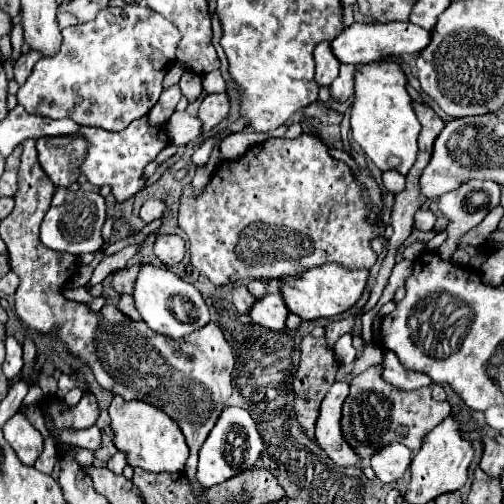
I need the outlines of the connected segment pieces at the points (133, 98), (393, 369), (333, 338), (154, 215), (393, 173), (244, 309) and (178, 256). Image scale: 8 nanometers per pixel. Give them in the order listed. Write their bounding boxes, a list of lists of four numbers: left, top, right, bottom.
[[17,4,181,130],[383,350,431,390],[325,318,353,348],[139,198,165,224],[383,170,405,194],[233,286,255,314],[155,234,185,266]]

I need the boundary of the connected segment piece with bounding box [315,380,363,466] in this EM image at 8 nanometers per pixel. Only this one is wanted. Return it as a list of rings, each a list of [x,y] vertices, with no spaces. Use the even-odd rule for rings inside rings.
[[[337,380],[329,394],[323,398],[317,426],[315,426],[315,438],[317,444],[329,454],[329,458],[337,466],[363,466],[363,460],[349,448],[349,444],[341,436],[341,404],[349,394],[349,384],[343,380]]]

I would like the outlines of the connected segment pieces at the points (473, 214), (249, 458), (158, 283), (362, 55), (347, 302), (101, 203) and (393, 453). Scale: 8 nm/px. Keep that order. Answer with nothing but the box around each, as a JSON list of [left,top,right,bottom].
[[439,180,501,246],[197,408,263,488],[133,264,211,338],[331,22,431,64],[281,264,369,320],[41,186,107,256],[371,442,413,482]]

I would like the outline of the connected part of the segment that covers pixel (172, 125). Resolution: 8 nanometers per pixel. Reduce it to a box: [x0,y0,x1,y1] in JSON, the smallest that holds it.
[167,112,201,146]

